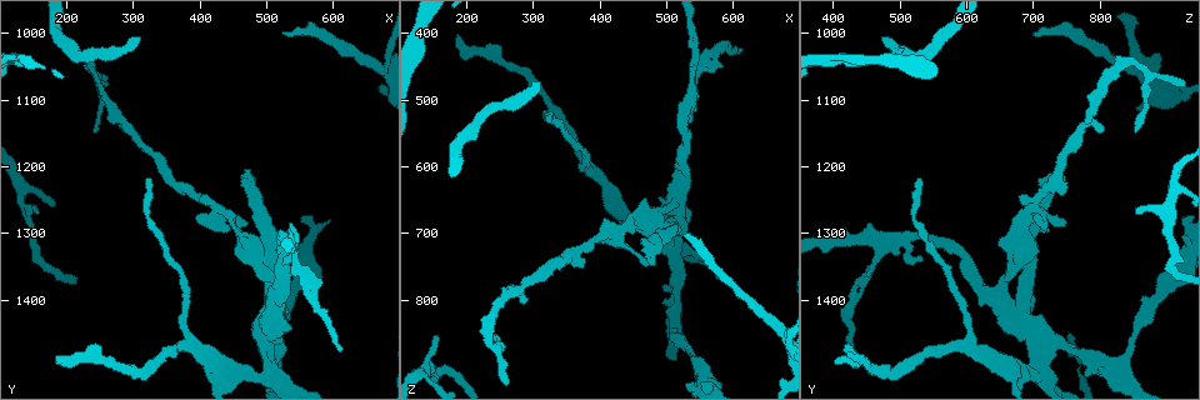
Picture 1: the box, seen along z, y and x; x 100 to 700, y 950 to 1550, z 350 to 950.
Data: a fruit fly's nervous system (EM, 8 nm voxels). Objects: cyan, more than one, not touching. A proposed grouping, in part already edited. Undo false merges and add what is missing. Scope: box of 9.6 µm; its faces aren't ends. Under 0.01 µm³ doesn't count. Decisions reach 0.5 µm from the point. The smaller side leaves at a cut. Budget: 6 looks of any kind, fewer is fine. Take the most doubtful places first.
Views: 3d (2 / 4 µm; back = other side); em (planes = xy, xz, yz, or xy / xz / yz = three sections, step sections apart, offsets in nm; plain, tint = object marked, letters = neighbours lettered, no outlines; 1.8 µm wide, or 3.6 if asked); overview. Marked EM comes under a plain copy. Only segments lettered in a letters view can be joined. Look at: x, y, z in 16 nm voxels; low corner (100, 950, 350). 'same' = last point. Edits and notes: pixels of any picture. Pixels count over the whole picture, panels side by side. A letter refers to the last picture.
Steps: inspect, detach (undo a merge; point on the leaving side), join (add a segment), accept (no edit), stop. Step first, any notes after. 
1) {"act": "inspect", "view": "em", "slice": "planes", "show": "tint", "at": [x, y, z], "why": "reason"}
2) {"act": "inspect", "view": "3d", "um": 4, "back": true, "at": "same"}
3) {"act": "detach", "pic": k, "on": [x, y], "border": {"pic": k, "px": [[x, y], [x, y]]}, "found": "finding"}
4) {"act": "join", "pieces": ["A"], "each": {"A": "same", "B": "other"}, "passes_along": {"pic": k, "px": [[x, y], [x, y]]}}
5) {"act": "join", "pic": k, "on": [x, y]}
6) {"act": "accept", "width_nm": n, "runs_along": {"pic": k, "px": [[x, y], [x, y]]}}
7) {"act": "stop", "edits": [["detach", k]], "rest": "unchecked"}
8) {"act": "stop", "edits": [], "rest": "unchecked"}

{"act": "inspect", "view": "em", "slice": "planes", "show": "letters", "at": [305, 1010, 475], "why": "branch stops here"}

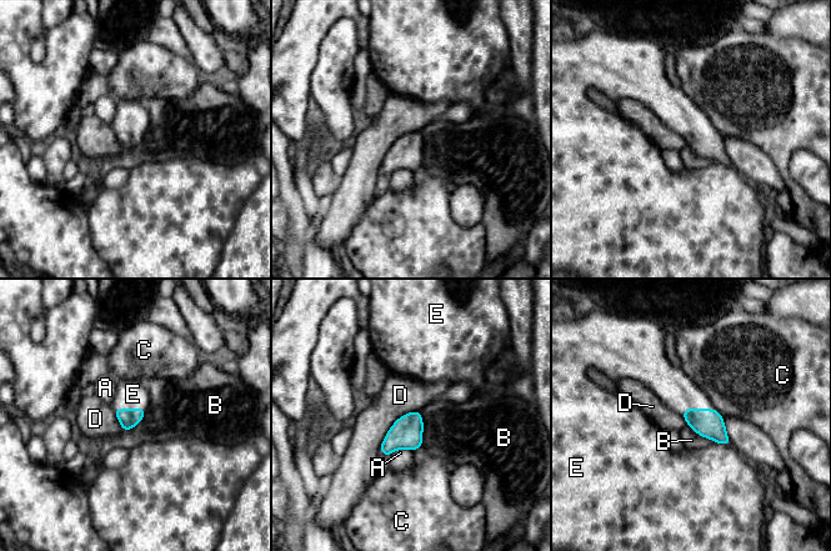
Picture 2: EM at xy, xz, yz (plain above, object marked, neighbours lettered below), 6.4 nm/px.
{"act": "join", "pieces": ["E"], "each": {"A": "other", "B": "other", "C": "other", "D": "other", "E": "same"}, "found": "it goes on there"}

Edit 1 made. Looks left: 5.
{"act": "inspect", "view": "3d", "um": 4, "at": [525, 1000, 705], "why": "end of a long branch"}

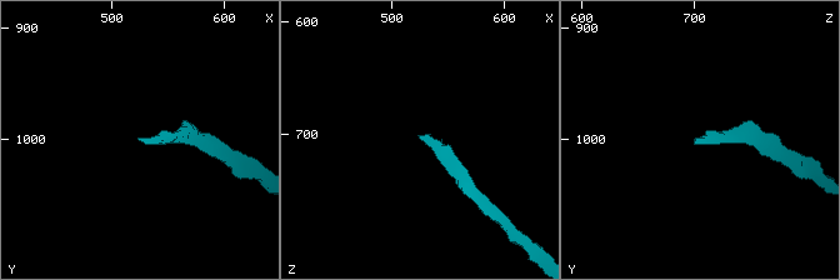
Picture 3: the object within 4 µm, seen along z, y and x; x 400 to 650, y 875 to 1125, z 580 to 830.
{"act": "inspect", "view": "em", "slice": "xz", "step": 16, "show": "tint", "at": [524, 1002, 704]}

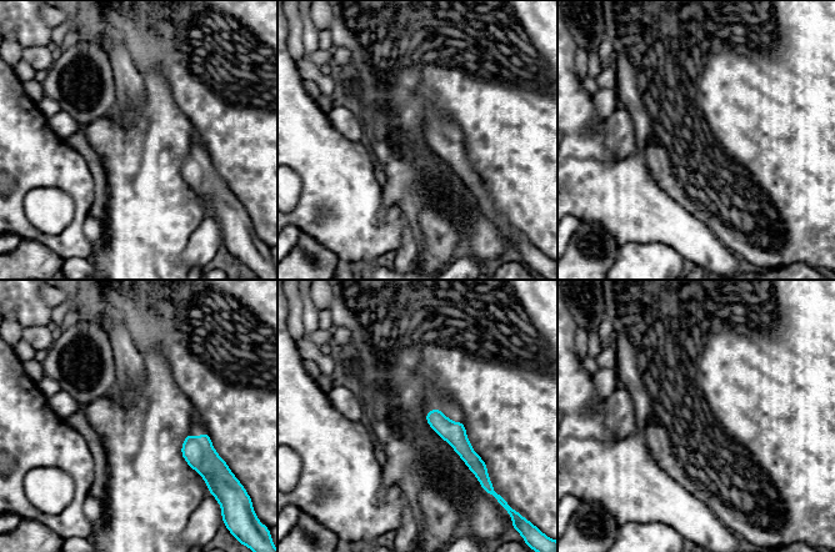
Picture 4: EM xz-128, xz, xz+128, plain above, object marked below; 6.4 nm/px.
{"act": "inspect", "view": "em", "slice": "planes", "show": "letters", "at": "same", "why": "cut it another way"}

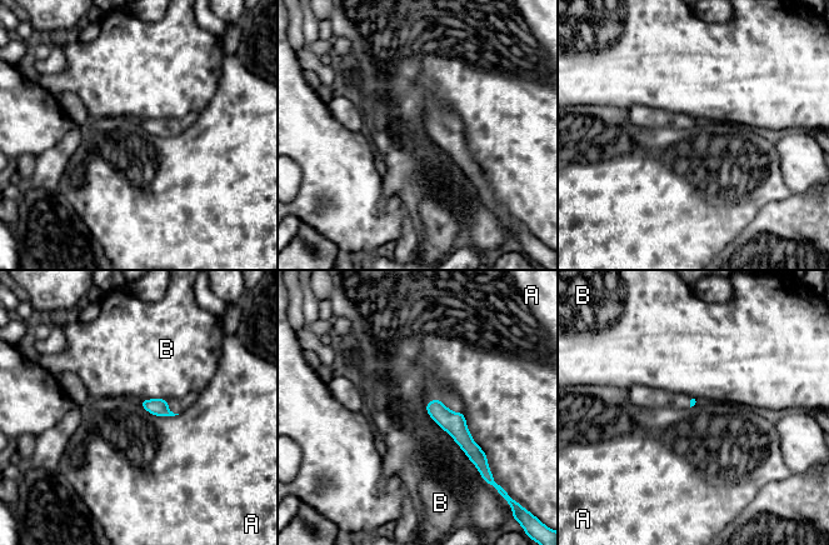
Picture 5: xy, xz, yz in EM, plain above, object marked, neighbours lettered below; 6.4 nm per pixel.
{"act": "accept", "longest_contact_nm": ["A", 550], "each": {"A": "other", "B": "other"}, "runs_along": {"pic": 5, "px": [[435, 401], [474, 459]]}, "found": "no lettered segment goes on from it"}

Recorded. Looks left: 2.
{"act": "stop", "edits": [["join", 2]], "rest": "unchecked"}

